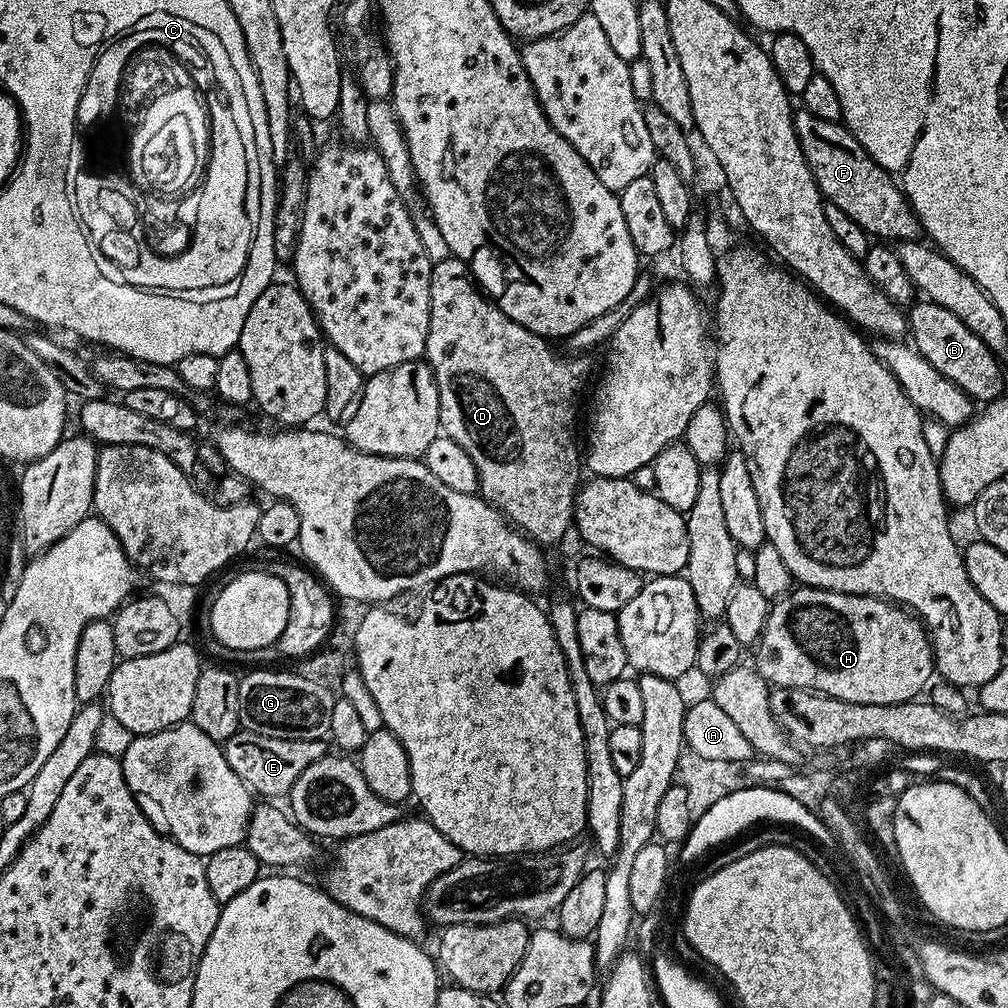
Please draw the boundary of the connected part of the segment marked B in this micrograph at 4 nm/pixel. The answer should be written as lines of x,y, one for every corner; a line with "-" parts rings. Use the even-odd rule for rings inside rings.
924,298
911,305
906,319
911,343
922,354
922,358
926,358
926,362
930,362
930,366
934,366
934,370
938,370
942,378
950,378
950,382
954,382
954,386
958,386
958,390
962,390
973,402
991,402
1005,395
1004,372
1000,369
1001,361
987,348
978,334
962,322
959,316
952,314
944,306
938,306
932,300

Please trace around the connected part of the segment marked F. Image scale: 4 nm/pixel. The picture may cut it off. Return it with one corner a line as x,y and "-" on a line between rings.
803,110
797,111
794,119
802,154
810,166
810,174
814,174
814,182
821,196
827,203
840,207
845,214
850,214
850,218
854,218
854,222
858,222
858,226
862,226
869,237
879,238
884,242
921,239
920,219
904,196
897,177
878,162
874,162
874,158
870,158
858,138
854,138
854,134
843,123
814,118
814,114

